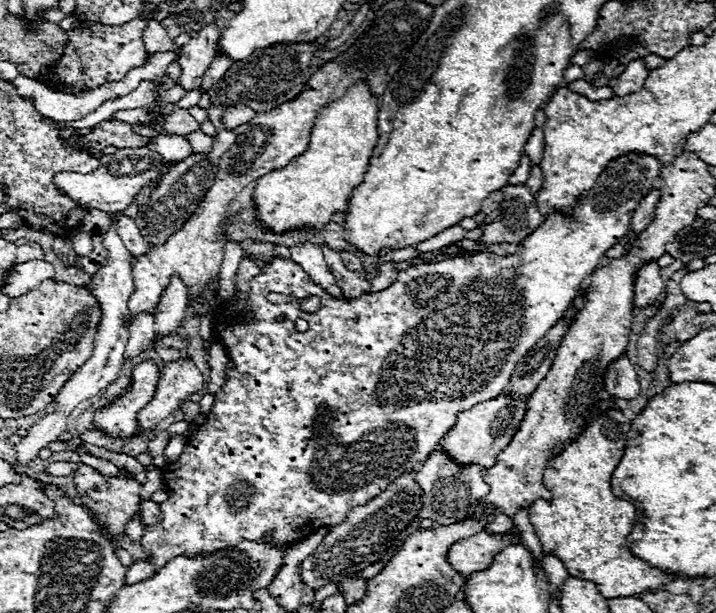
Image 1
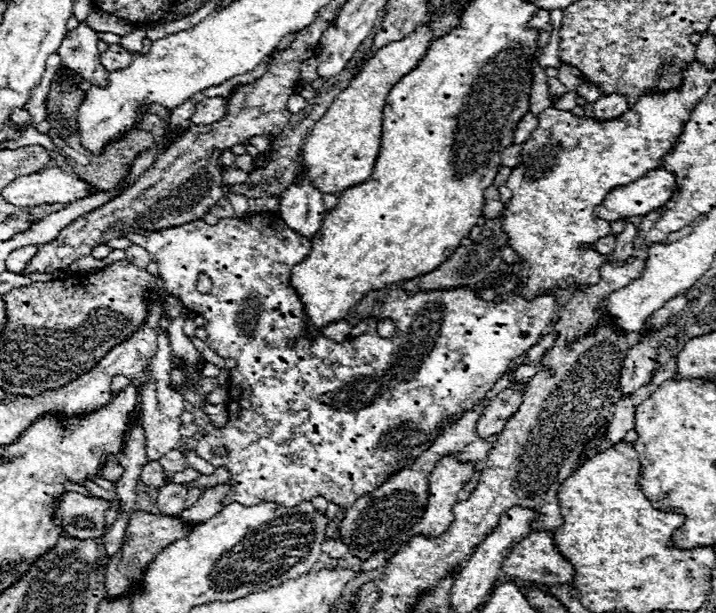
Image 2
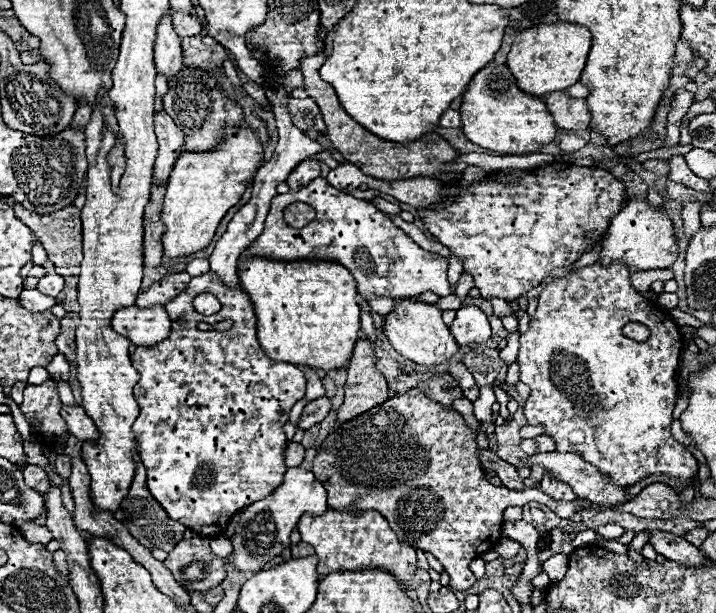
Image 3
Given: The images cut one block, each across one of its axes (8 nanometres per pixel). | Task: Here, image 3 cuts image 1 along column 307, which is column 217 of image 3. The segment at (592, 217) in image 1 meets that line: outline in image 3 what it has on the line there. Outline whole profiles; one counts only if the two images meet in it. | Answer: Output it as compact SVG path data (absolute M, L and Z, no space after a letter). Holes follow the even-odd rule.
M212 270L204 276L192 278L186 290L166 304L166 312L172 322L184 318L186 324L172 324L166 340L158 342L158 346L136 348L130 356L132 366L140 372L140 380L134 386L134 398L140 406L140 414L132 432L136 434L138 454L148 470L148 490L152 496L176 522L204 538L216 538L226 532L234 514L256 500L270 496L274 488L282 484L286 472L286 434L282 426L288 422L290 408L304 398L306 378L298 366L274 362L264 354L256 338L256 312L248 294L242 286L228 288ZM202 292L214 294L220 300L222 310L212 316L198 314L192 300ZM224 318L234 322L228 332L196 328L198 322L214 324Z

